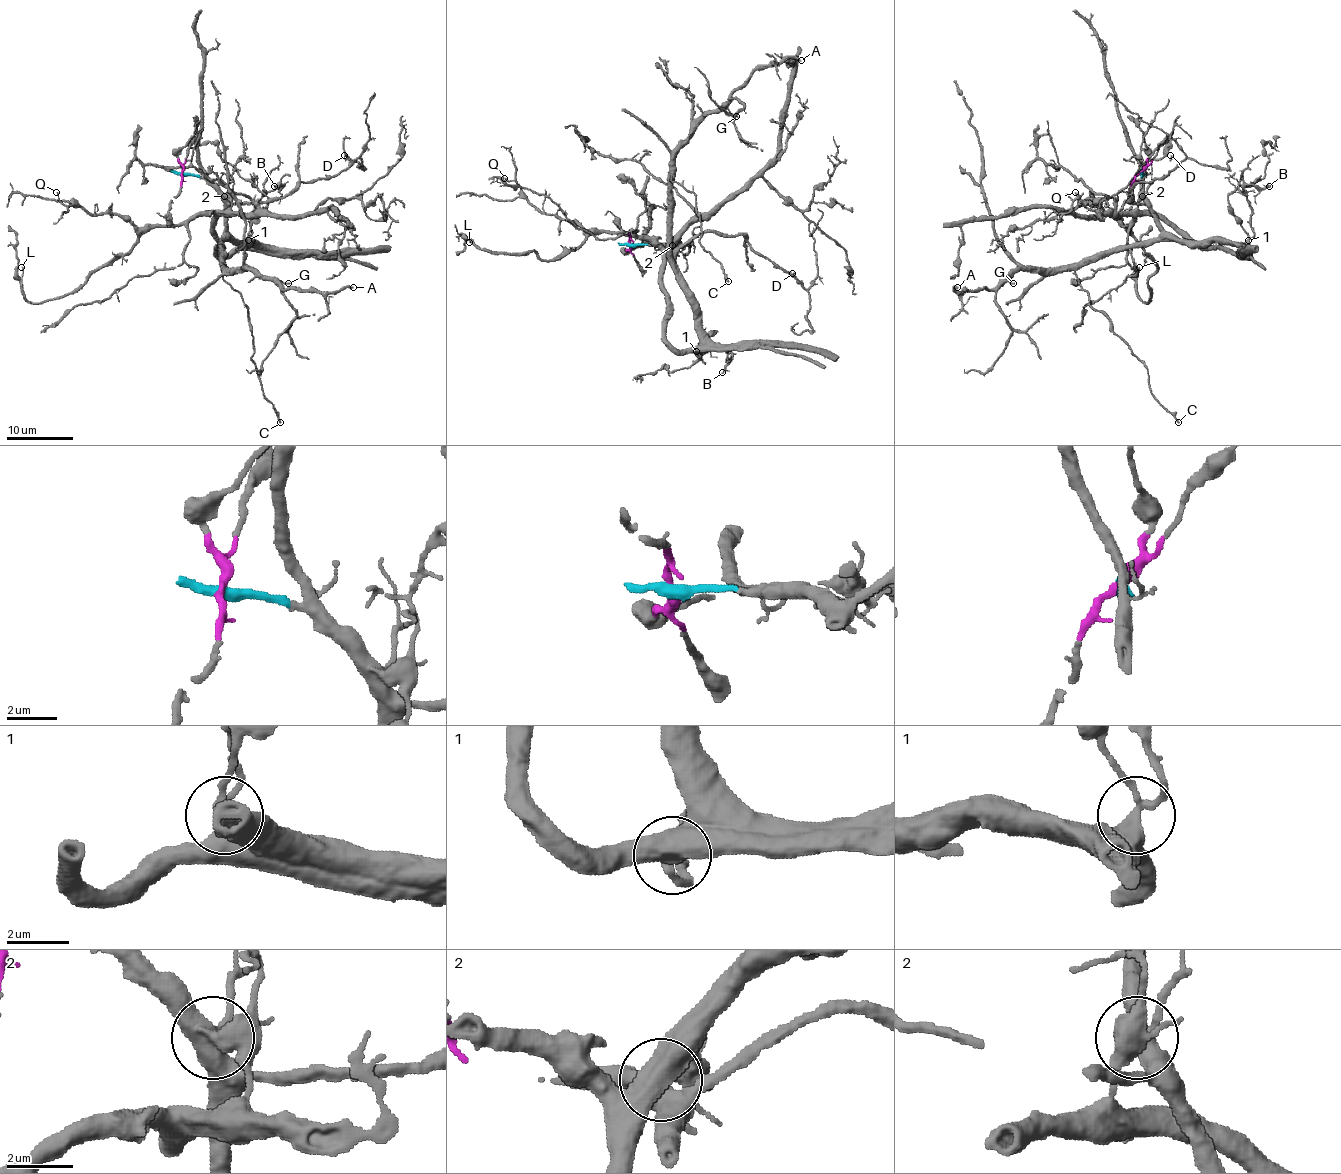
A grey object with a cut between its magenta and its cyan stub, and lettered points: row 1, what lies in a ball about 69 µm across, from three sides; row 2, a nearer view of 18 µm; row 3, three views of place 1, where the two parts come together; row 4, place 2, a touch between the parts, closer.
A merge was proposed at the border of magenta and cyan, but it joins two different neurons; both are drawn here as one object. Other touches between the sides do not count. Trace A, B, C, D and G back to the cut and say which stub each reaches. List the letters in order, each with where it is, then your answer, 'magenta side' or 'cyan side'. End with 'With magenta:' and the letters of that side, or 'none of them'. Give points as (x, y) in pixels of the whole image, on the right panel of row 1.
A: at (957, 287); cyan side
B: at (1269, 186); cyan side
C: at (1178, 422); cyan side
D: at (1170, 155); cyan side
G: at (1013, 283); cyan side
With magenta: none of them

